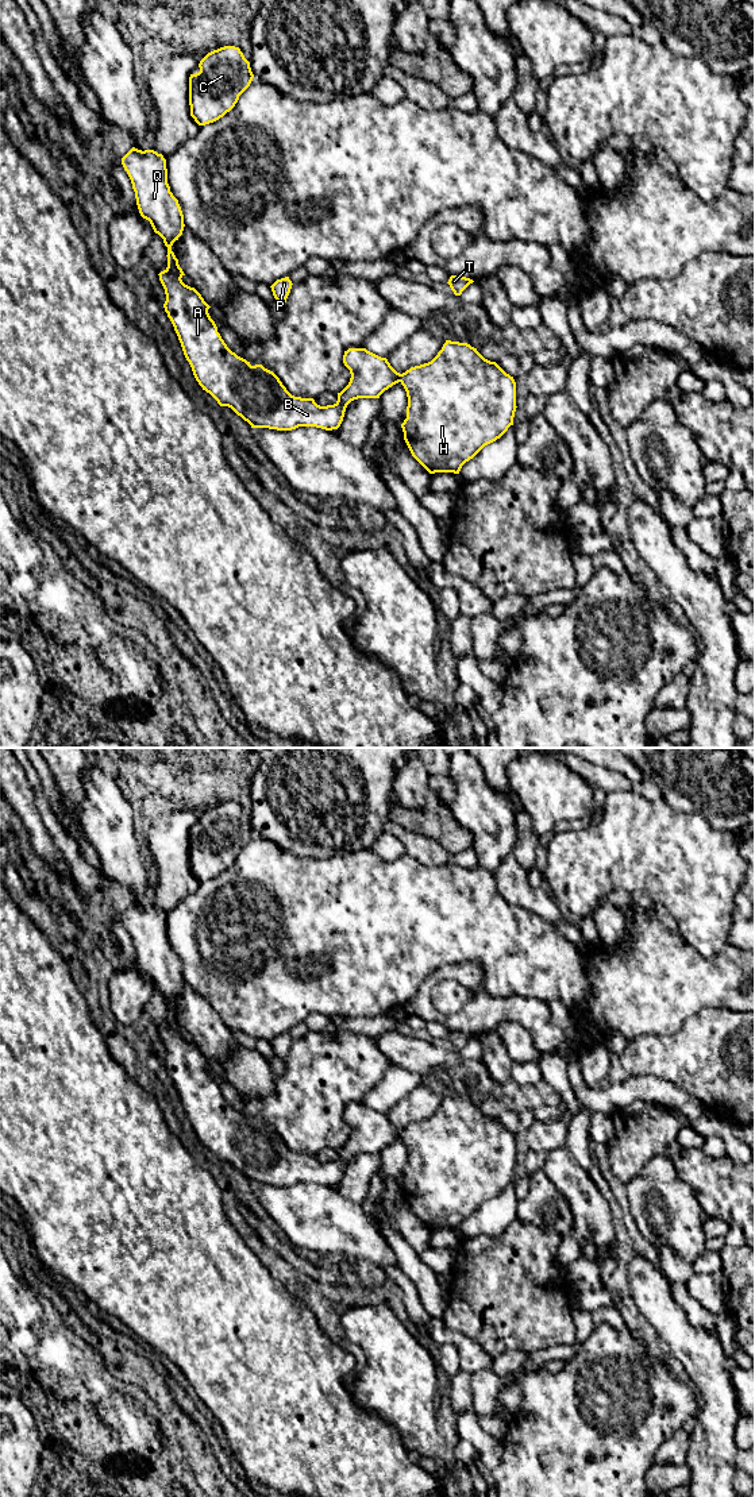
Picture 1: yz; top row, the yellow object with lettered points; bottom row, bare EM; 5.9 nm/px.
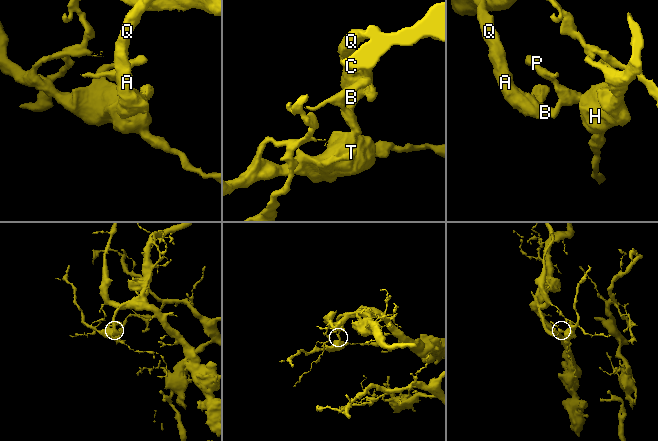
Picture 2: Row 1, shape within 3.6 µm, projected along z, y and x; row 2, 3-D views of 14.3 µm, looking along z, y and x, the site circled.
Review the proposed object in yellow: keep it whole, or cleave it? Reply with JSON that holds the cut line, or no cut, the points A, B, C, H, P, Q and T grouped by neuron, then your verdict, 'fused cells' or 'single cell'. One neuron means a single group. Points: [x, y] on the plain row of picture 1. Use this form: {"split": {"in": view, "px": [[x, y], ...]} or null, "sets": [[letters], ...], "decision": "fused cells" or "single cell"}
{"split": {"in": "yz", "px": [[401, 1130], [399, 1137]]}, "sets": [["A", "B", "P", "Q"], ["C", "H", "T"]], "decision": "fused cells"}

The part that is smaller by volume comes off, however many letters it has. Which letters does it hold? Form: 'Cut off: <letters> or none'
Cut off: A, B, P, Q

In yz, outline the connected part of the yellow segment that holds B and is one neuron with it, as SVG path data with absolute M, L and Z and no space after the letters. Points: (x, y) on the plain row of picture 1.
M132 903L122 914L122 921L131 935L140 972L150 977L154 988L163 995L167 1003L167 1023L158 1030L166 1050L165 1068L174 1083L196 1137L220 1162L231 1164L251 1184L292 1187L298 1182L316 1182L332 1187L340 1182L346 1164L351 1157L380 1154L385 1146L400 1138L401 1130L390 1122L386 1114L366 1104L348 1104L344 1107L343 1119L350 1126L350 1138L338 1149L338 1157L334 1161L320 1162L313 1154L292 1151L273 1127L262 1120L251 1122L250 1118L232 1108L208 1069L211 1062L194 1043L185 1041L181 1035L185 1030L172 1007L172 1002L182 991L185 980L178 956L167 940L166 915L154 906L142 907Z

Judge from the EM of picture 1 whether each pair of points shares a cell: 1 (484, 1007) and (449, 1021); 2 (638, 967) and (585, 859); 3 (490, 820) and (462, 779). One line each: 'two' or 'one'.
1: one
2: two
3: one

